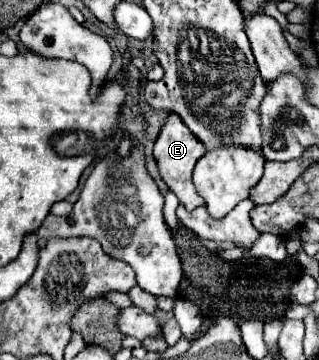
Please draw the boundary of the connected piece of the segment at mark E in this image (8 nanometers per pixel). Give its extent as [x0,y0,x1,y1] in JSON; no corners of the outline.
[154,113,206,211]

